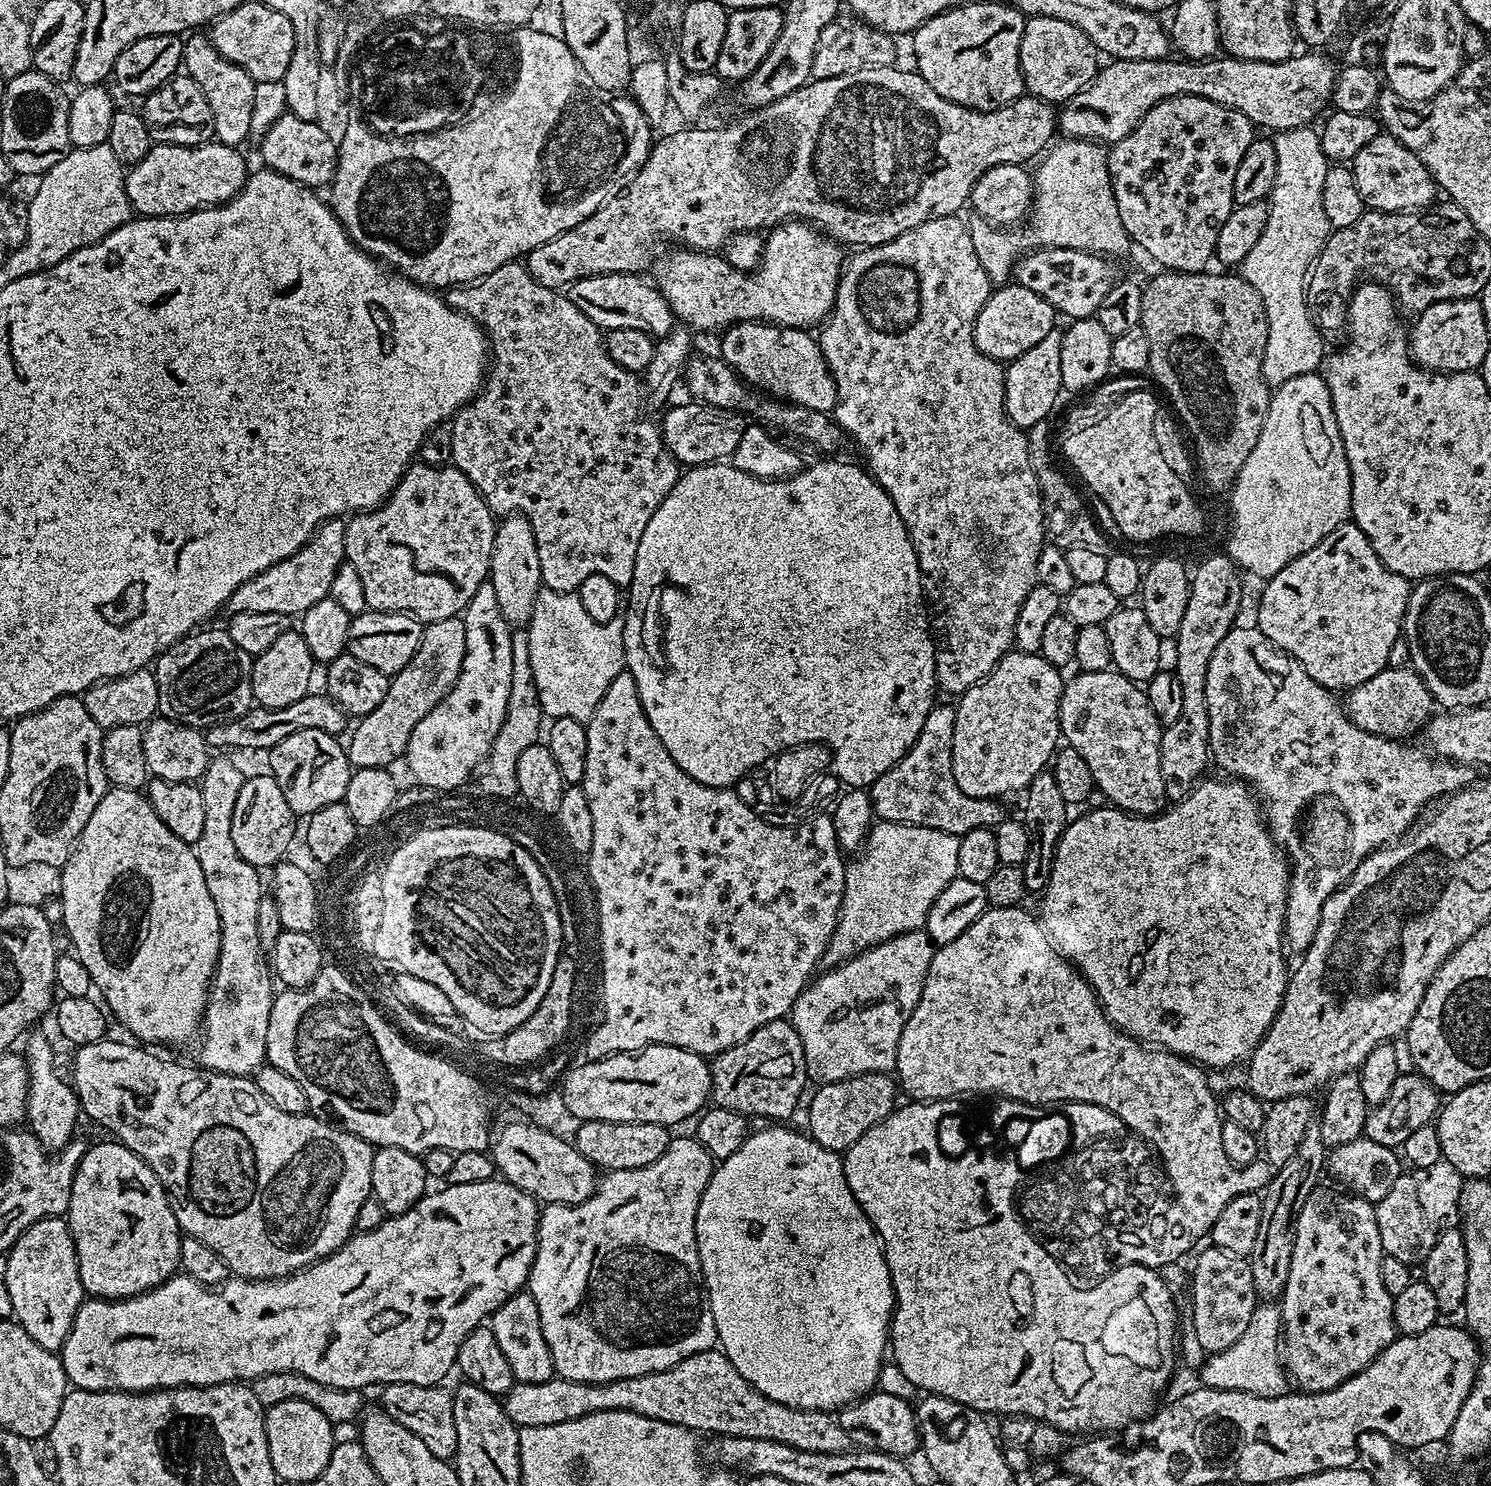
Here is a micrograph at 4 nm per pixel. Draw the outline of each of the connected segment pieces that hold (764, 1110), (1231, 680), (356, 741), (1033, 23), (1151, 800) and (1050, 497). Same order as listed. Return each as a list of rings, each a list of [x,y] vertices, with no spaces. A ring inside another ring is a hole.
[[[787,1019],[764,1024],[738,1046],[728,1048],[711,1061],[711,1099],[719,1107],[740,1112],[745,1118],[769,1116],[769,1121],[784,1122],[800,1104],[808,1080],[802,1038]]]
[[[1232,627],[1226,638],[1218,642],[1214,658],[1210,658],[1210,670],[1206,670],[1206,706],[1210,714],[1208,751],[1214,764],[1224,771],[1221,773],[1243,780],[1262,797],[1268,831],[1272,833],[1276,843],[1284,849],[1284,855],[1288,857],[1290,865],[1284,938],[1291,951],[1293,948],[1296,954],[1303,954],[1311,946],[1314,934],[1318,930],[1326,898],[1330,898],[1330,894],[1337,892],[1348,881],[1346,872],[1354,870],[1354,864],[1362,863],[1377,848],[1401,839],[1421,819],[1422,813],[1433,802],[1439,801],[1445,794],[1460,792],[1469,787],[1474,780],[1473,769],[1467,764],[1457,764],[1454,760],[1445,760],[1427,751],[1424,753],[1416,748],[1407,748],[1404,745],[1407,743],[1399,739],[1370,734],[1362,730],[1348,717],[1341,701],[1339,699],[1336,701],[1337,693],[1333,689],[1323,688],[1318,682],[1314,682],[1314,678],[1306,674],[1304,667],[1294,657],[1283,652],[1274,642],[1270,642],[1270,638],[1266,638],[1266,634],[1262,634],[1259,628],[1240,627]],[[1310,778],[1320,780],[1338,778],[1342,784],[1340,802],[1346,806],[1352,822],[1356,818],[1356,830],[1360,824],[1360,834],[1356,830],[1346,828],[1344,840],[1340,838],[1342,844],[1336,846],[1336,850],[1332,852],[1334,862],[1330,866],[1330,872],[1338,874],[1336,878],[1324,878],[1330,874],[1324,870],[1312,876],[1314,870],[1310,870],[1310,860],[1306,860],[1306,856],[1300,850],[1298,824],[1286,812],[1292,790],[1298,784],[1302,784],[1302,788],[1308,788]]]
[[[460,616],[424,624],[422,642],[414,658],[410,658],[404,669],[389,679],[386,698],[382,698],[370,714],[359,717],[357,724],[360,725],[351,729],[352,737],[346,740],[349,765],[353,769],[388,768],[399,756],[401,759],[407,753],[414,726],[418,726],[418,722],[422,722],[422,718],[426,718],[426,714],[430,714],[430,710],[434,710],[434,706],[438,706],[454,686],[465,654],[466,630]]]
[[[1030,16],[1025,19],[1020,43],[1020,73],[1024,75],[1025,89],[1039,100],[1047,100],[1053,106],[1063,105],[1094,79],[1098,71],[1096,59],[1094,42],[1090,42],[1078,26],[1062,22],[1062,18]]]
[[[1115,670],[1077,671],[1075,675],[1065,683],[1060,699],[1060,731],[1067,747],[1082,754],[1109,805],[1138,816],[1164,811],[1166,797],[1158,762],[1162,726],[1150,710],[1147,691]]]
[[[1048,420],[1035,424],[1027,429],[1028,449],[1032,459],[1032,469],[1040,487],[1040,501],[1044,507],[1044,530],[1047,539],[1062,549],[1074,546],[1103,549],[1104,536],[1098,525],[1092,521],[1088,508],[1082,497],[1076,493],[1076,488],[1052,465],[1052,456],[1048,453]]]

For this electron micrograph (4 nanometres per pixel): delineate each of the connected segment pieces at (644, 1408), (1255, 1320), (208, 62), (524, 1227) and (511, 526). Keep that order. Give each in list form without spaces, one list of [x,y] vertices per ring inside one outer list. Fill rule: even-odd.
[[[713,1350],[687,1356],[682,1362],[654,1374],[642,1374],[634,1378],[622,1378],[605,1384],[587,1384],[553,1378],[546,1382],[516,1382],[502,1400],[504,1413],[517,1429],[530,1426],[554,1426],[558,1422],[574,1422],[574,1418],[586,1418],[586,1414],[599,1412],[633,1412],[658,1422],[670,1422],[690,1428],[697,1434],[712,1432],[713,1437],[737,1436],[738,1438],[766,1438],[766,1442],[782,1442],[782,1446],[794,1446],[794,1450],[810,1450],[814,1454],[838,1454],[849,1451],[854,1441],[839,1419],[832,1412],[791,1408],[782,1402],[766,1398],[724,1357],[723,1351]]]
[[[1264,1302],[1256,1307],[1250,1326],[1242,1338],[1221,1352],[1211,1353],[1200,1368],[1199,1383],[1206,1388],[1225,1388],[1249,1392],[1255,1396],[1282,1396],[1289,1391],[1290,1380],[1282,1363],[1282,1317],[1279,1307]]]
[[[192,34],[184,40],[183,71],[198,86],[202,86],[202,94],[206,94],[206,102],[210,102],[210,110],[214,114],[215,139],[221,144],[233,146],[243,145],[247,141],[250,130],[250,116],[254,105],[254,90],[257,81],[242,70],[234,62],[230,62],[220,51],[212,45],[207,35]],[[192,36],[192,37],[191,37]]]
[[[493,1178],[486,1182],[470,1182],[470,1186],[454,1186],[448,1184],[444,1186],[441,1192],[429,1191],[427,1194],[420,1197],[420,1201],[410,1210],[406,1210],[397,1216],[388,1216],[382,1226],[378,1226],[369,1232],[356,1232],[354,1235],[342,1245],[337,1252],[333,1252],[331,1256],[327,1256],[324,1260],[317,1260],[315,1264],[309,1264],[308,1267],[300,1269],[299,1272],[292,1273],[291,1276],[285,1276],[279,1280],[241,1280],[239,1278],[229,1278],[223,1284],[209,1286],[200,1284],[194,1278],[177,1274],[166,1281],[165,1284],[160,1284],[157,1288],[151,1288],[148,1292],[143,1292],[137,1296],[128,1296],[124,1300],[101,1300],[99,1298],[85,1299],[80,1305],[78,1314],[74,1318],[74,1326],[70,1330],[70,1334],[66,1338],[64,1347],[60,1349],[58,1355],[64,1362],[64,1373],[68,1375],[69,1385],[76,1388],[85,1388],[87,1392],[155,1392],[161,1388],[201,1388],[202,1386],[214,1386],[215,1384],[226,1384],[229,1382],[251,1382],[257,1380],[259,1376],[266,1374],[276,1374],[278,1372],[293,1372],[294,1374],[302,1374],[306,1378],[314,1378],[314,1382],[322,1382],[328,1388],[354,1388],[357,1390],[368,1390],[371,1384],[383,1386],[386,1384],[417,1384],[418,1386],[430,1386],[431,1384],[439,1385],[440,1380],[448,1371],[453,1371],[456,1355],[462,1346],[464,1339],[476,1328],[481,1327],[491,1317],[492,1313],[498,1310],[498,1306],[502,1306],[502,1302],[506,1302],[513,1296],[515,1292],[521,1291],[527,1285],[528,1275],[532,1269],[534,1262],[534,1254],[536,1253],[536,1239],[538,1238],[538,1226],[540,1225],[541,1209],[538,1207],[537,1201],[530,1194],[526,1194],[518,1186],[509,1184],[503,1178]]]
[[[513,514],[505,516],[497,523],[496,537],[492,547],[492,566],[490,569],[490,583],[494,586],[494,595],[498,597],[498,606],[502,610],[502,618],[509,626],[524,626],[532,619],[532,607],[536,595],[540,593],[542,581],[540,578],[540,559],[538,546],[534,542],[534,530],[524,516]]]

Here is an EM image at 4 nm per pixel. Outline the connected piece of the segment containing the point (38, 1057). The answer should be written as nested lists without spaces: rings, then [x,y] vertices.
[[[33,1031],[27,1037],[28,1045],[22,1049],[24,1064],[28,1067],[28,1111],[26,1113],[26,1128],[33,1136],[38,1138],[38,1142],[44,1147],[44,1151],[49,1154],[61,1152],[66,1145],[72,1143],[77,1135],[76,1123],[82,1120],[80,1111],[80,1099],[76,1097],[76,1092],[67,1079],[64,1080],[56,1073],[56,1056],[52,1053],[52,1044],[42,1033]]]

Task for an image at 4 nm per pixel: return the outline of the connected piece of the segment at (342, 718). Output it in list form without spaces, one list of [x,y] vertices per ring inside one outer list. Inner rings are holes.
[[[309,694],[298,698],[298,702],[290,702],[290,706],[281,708],[261,708],[254,706],[242,714],[242,718],[228,720],[224,724],[215,724],[204,732],[204,741],[212,750],[231,750],[233,748],[271,750],[282,742],[282,738],[290,738],[290,734],[298,734],[298,730],[322,730],[322,734],[339,737],[344,727],[347,729],[350,717],[343,712],[327,694]]]

